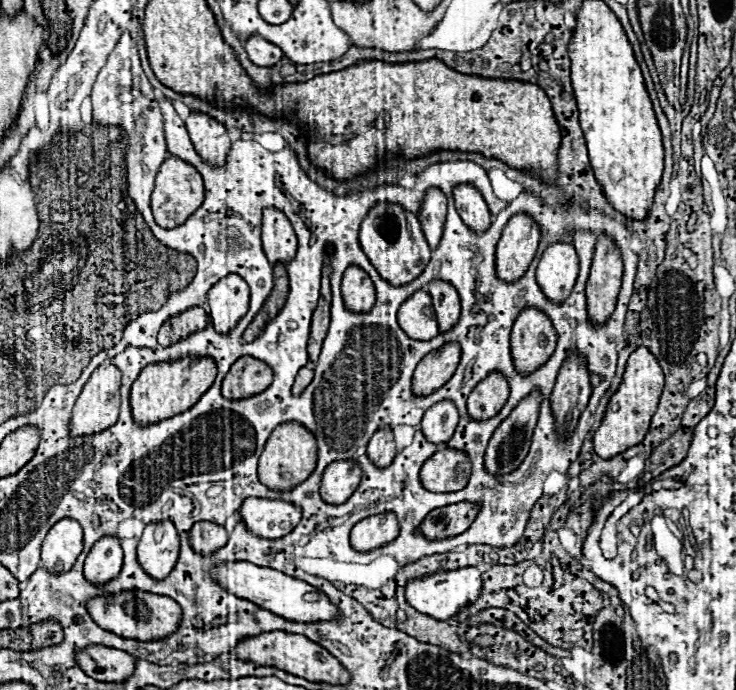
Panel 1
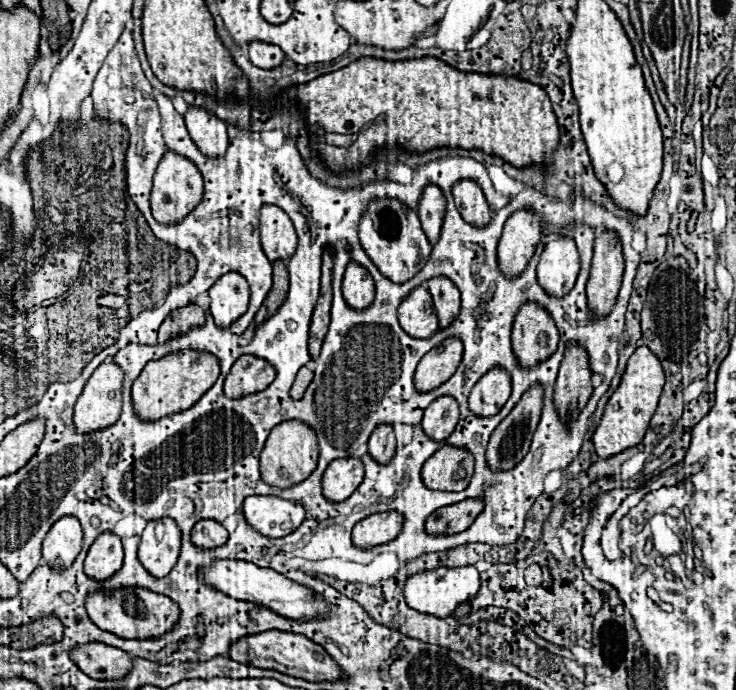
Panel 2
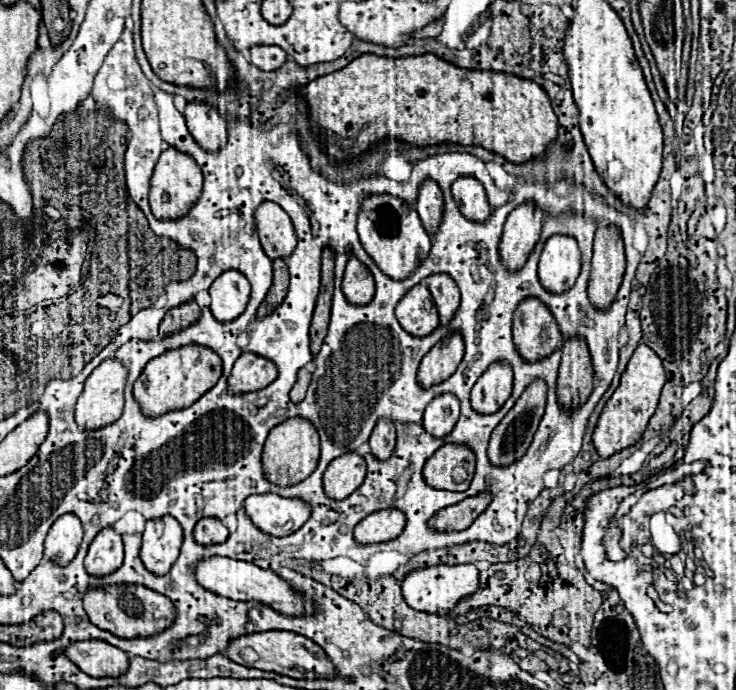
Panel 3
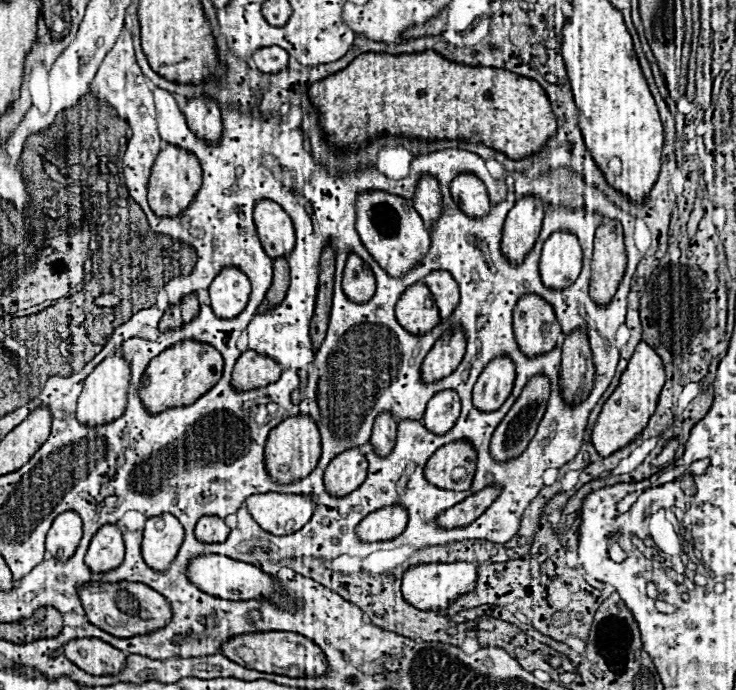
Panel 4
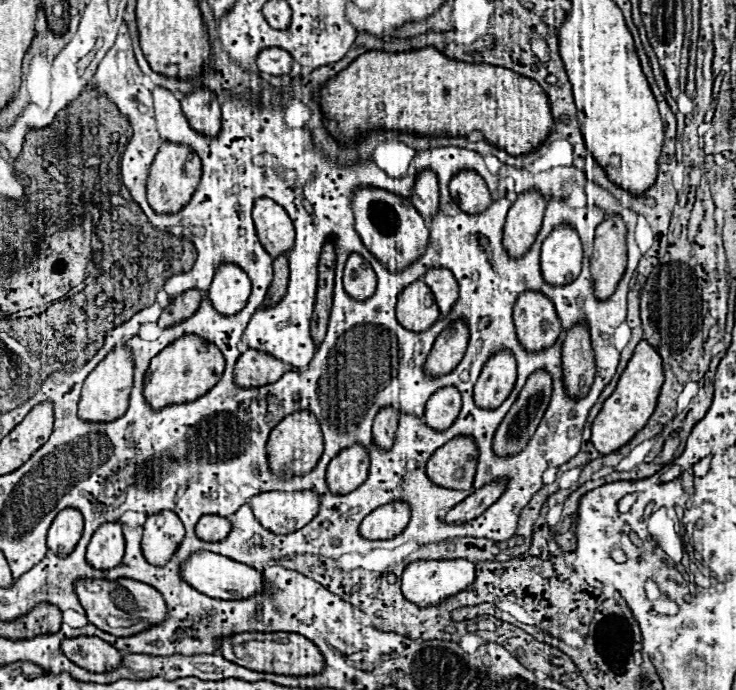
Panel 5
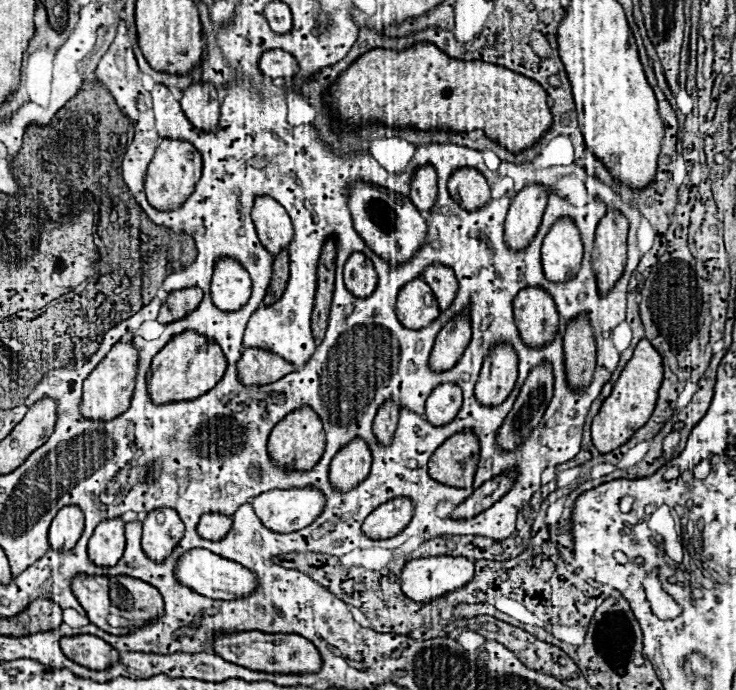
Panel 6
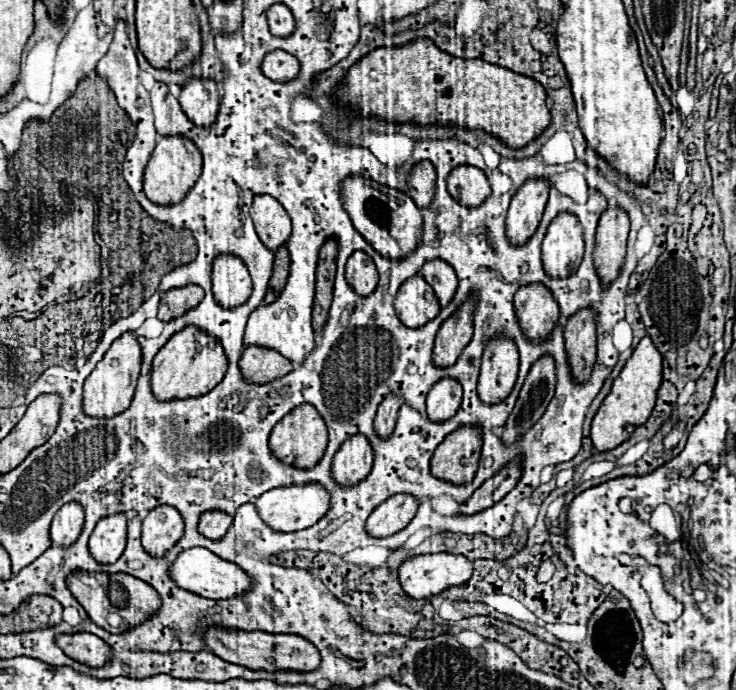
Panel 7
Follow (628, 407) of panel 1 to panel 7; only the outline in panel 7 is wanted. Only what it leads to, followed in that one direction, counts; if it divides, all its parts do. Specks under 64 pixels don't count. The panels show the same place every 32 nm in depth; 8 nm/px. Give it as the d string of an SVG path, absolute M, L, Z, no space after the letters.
M644 336L640 344L634 348L634 354L626 360L626 366L622 368L620 376L614 380L610 394L604 398L602 406L598 408L592 420L590 438L596 450L606 452L620 446L624 440L628 440L630 432L636 426L642 426L650 418L660 382L662 382L662 354L656 350L650 336Z

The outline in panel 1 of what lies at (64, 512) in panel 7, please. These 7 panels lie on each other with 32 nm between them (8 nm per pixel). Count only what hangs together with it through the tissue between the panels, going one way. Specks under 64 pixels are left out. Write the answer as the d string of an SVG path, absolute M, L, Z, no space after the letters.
M74 518L58 520L44 538L42 562L52 574L68 572L82 552L82 528Z

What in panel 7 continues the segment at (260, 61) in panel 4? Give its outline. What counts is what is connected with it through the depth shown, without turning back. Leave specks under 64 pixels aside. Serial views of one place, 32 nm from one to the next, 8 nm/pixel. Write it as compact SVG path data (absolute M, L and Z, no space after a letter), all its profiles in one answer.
M270 52L262 62L262 72L274 82L290 82L296 80L300 62L288 52Z

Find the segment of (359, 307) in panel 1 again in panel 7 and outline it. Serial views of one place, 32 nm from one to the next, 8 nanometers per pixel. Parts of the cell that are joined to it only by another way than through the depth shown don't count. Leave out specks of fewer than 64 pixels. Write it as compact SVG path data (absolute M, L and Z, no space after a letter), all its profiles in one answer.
M356 250L346 264L346 280L348 284L352 284L356 294L362 296L372 294L374 288L378 286L378 270L374 260L366 252Z

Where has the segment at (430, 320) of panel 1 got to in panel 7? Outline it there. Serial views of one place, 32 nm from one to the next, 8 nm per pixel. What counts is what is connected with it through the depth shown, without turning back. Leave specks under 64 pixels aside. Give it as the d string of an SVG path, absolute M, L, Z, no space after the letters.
M414 274L398 288L394 304L398 318L410 328L424 326L428 320L432 320L432 316L440 312L440 302L422 274Z

